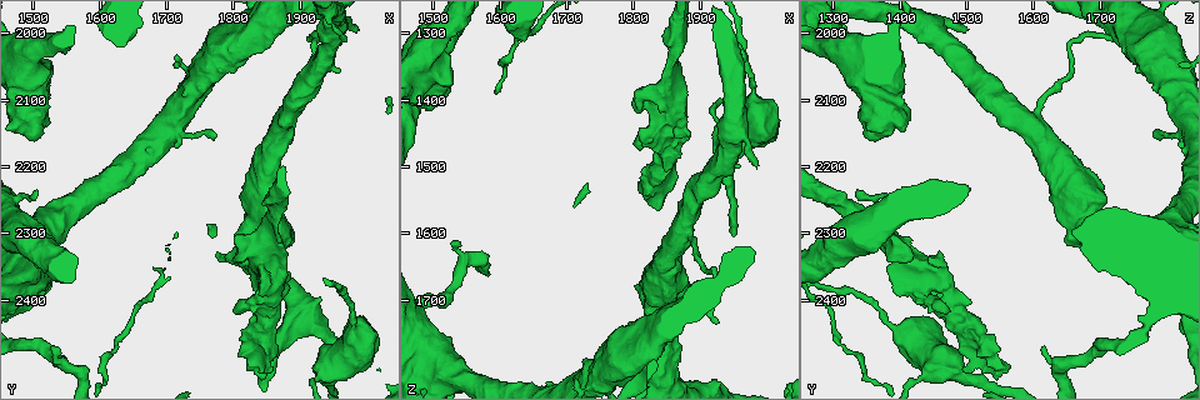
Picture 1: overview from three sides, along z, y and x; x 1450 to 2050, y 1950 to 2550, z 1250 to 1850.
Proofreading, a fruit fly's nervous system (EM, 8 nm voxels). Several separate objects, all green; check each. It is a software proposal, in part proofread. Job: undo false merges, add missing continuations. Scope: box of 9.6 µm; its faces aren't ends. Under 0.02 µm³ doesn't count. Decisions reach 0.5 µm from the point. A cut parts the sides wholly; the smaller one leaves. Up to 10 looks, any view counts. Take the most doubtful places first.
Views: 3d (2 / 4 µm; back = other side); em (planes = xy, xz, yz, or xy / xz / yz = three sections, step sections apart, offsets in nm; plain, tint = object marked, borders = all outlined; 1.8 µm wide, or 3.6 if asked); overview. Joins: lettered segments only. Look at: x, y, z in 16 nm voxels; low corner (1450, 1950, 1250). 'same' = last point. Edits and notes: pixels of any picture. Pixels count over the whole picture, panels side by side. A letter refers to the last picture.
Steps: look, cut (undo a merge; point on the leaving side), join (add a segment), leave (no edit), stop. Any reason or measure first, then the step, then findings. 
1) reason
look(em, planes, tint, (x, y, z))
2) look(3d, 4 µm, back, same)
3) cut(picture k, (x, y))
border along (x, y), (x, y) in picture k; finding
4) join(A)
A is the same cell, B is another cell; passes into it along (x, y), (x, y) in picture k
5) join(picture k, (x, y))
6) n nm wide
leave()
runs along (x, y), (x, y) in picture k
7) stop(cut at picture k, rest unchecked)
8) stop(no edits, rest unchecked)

branch stops here
look(3d, 4 µm, (1640, 1990, 1310))

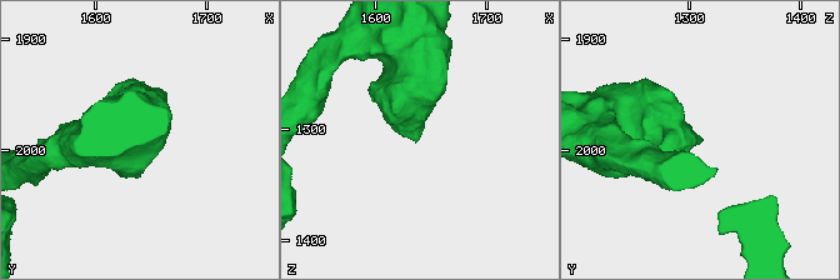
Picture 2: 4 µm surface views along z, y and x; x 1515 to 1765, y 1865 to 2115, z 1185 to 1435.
now the EM
look(em, 3.6 µm, planes, borders, (1638, 1992, 1310))

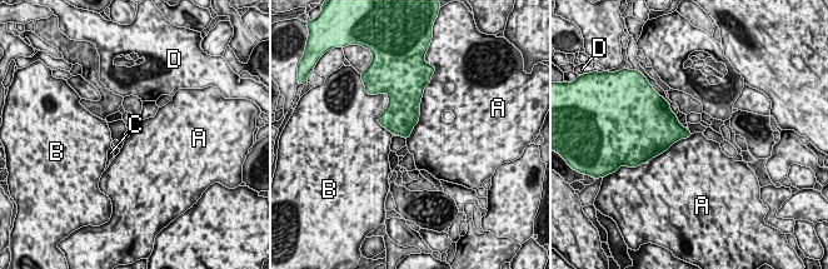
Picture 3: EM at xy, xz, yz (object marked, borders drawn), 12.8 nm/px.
leave()
A, B, C and D are other cells; border along (422, 96), (418, 121), (407, 139) in picture 3; no lettered segment goes on from it

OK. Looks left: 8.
free end
look(em, xz, step 8, borders, (1860, 2505, 1490))

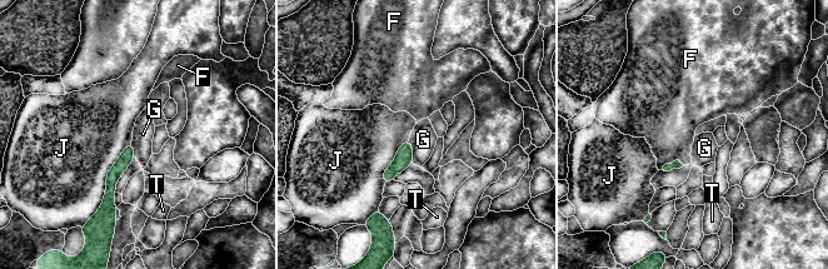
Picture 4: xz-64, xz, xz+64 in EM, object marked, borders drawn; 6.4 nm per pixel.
look(em, planes, borders, same)

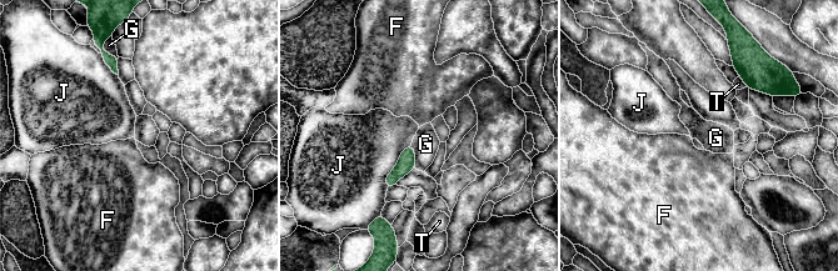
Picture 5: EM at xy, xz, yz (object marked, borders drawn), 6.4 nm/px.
leave()
F, G, J and T are other cells; none of them fits

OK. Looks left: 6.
look(em, xz, step 8, borders, (1530, 2475, 1615))

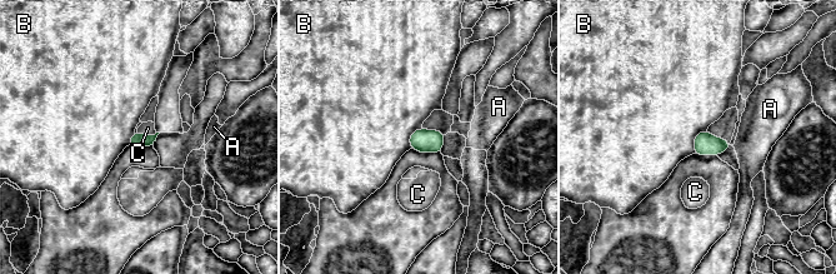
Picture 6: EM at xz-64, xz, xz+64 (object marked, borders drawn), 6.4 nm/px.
another direction
look(em, planes, borders, same)

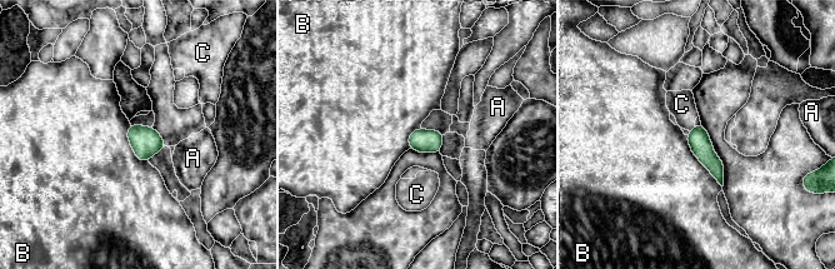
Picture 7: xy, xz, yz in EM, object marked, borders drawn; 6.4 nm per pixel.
B touches over 400 nm
leave()
A, B and C are other cells; border along (686, 135), (693, 154), (721, 187) in picture 7; none of them fits

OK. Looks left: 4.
sudden change in width
look(3d, 4 µm, (1805, 1995, 1780))

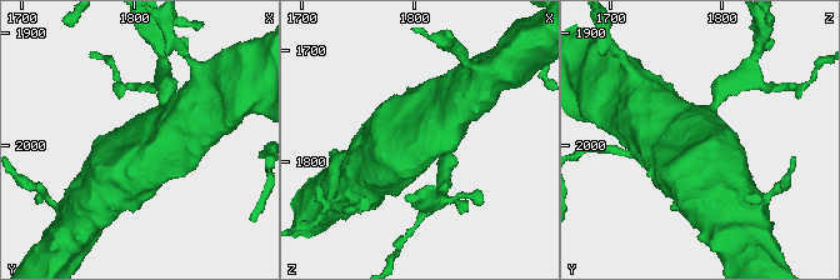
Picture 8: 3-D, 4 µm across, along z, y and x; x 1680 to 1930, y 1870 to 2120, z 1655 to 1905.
look(em, 3.6 µm, yz, step 8, tint, (1804, 1998, 1782))

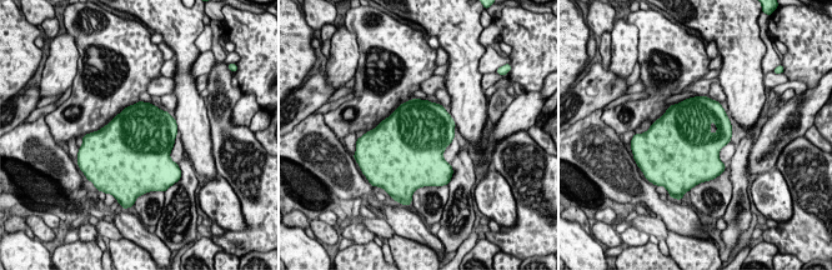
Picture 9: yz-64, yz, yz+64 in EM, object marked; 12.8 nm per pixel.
cut it another way
look(em, 3.6 µm, planes, borders, same)

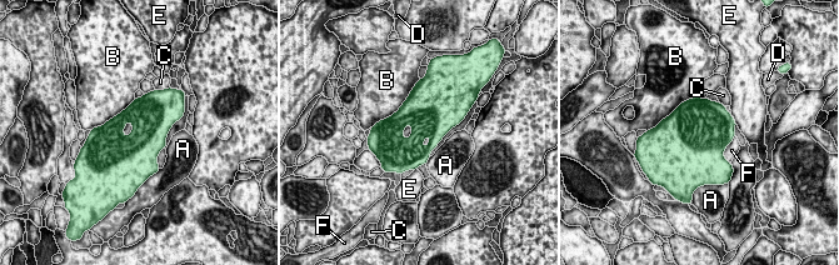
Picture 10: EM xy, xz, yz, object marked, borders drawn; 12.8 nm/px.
B touches over 650 nm
leave()
A, B, C, D, E and F are other cells; border along (413, 88), (404, 103), (376, 124) in picture 10; continuous, no second neuron

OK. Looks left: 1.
stop(no edits, rest unchecked)

